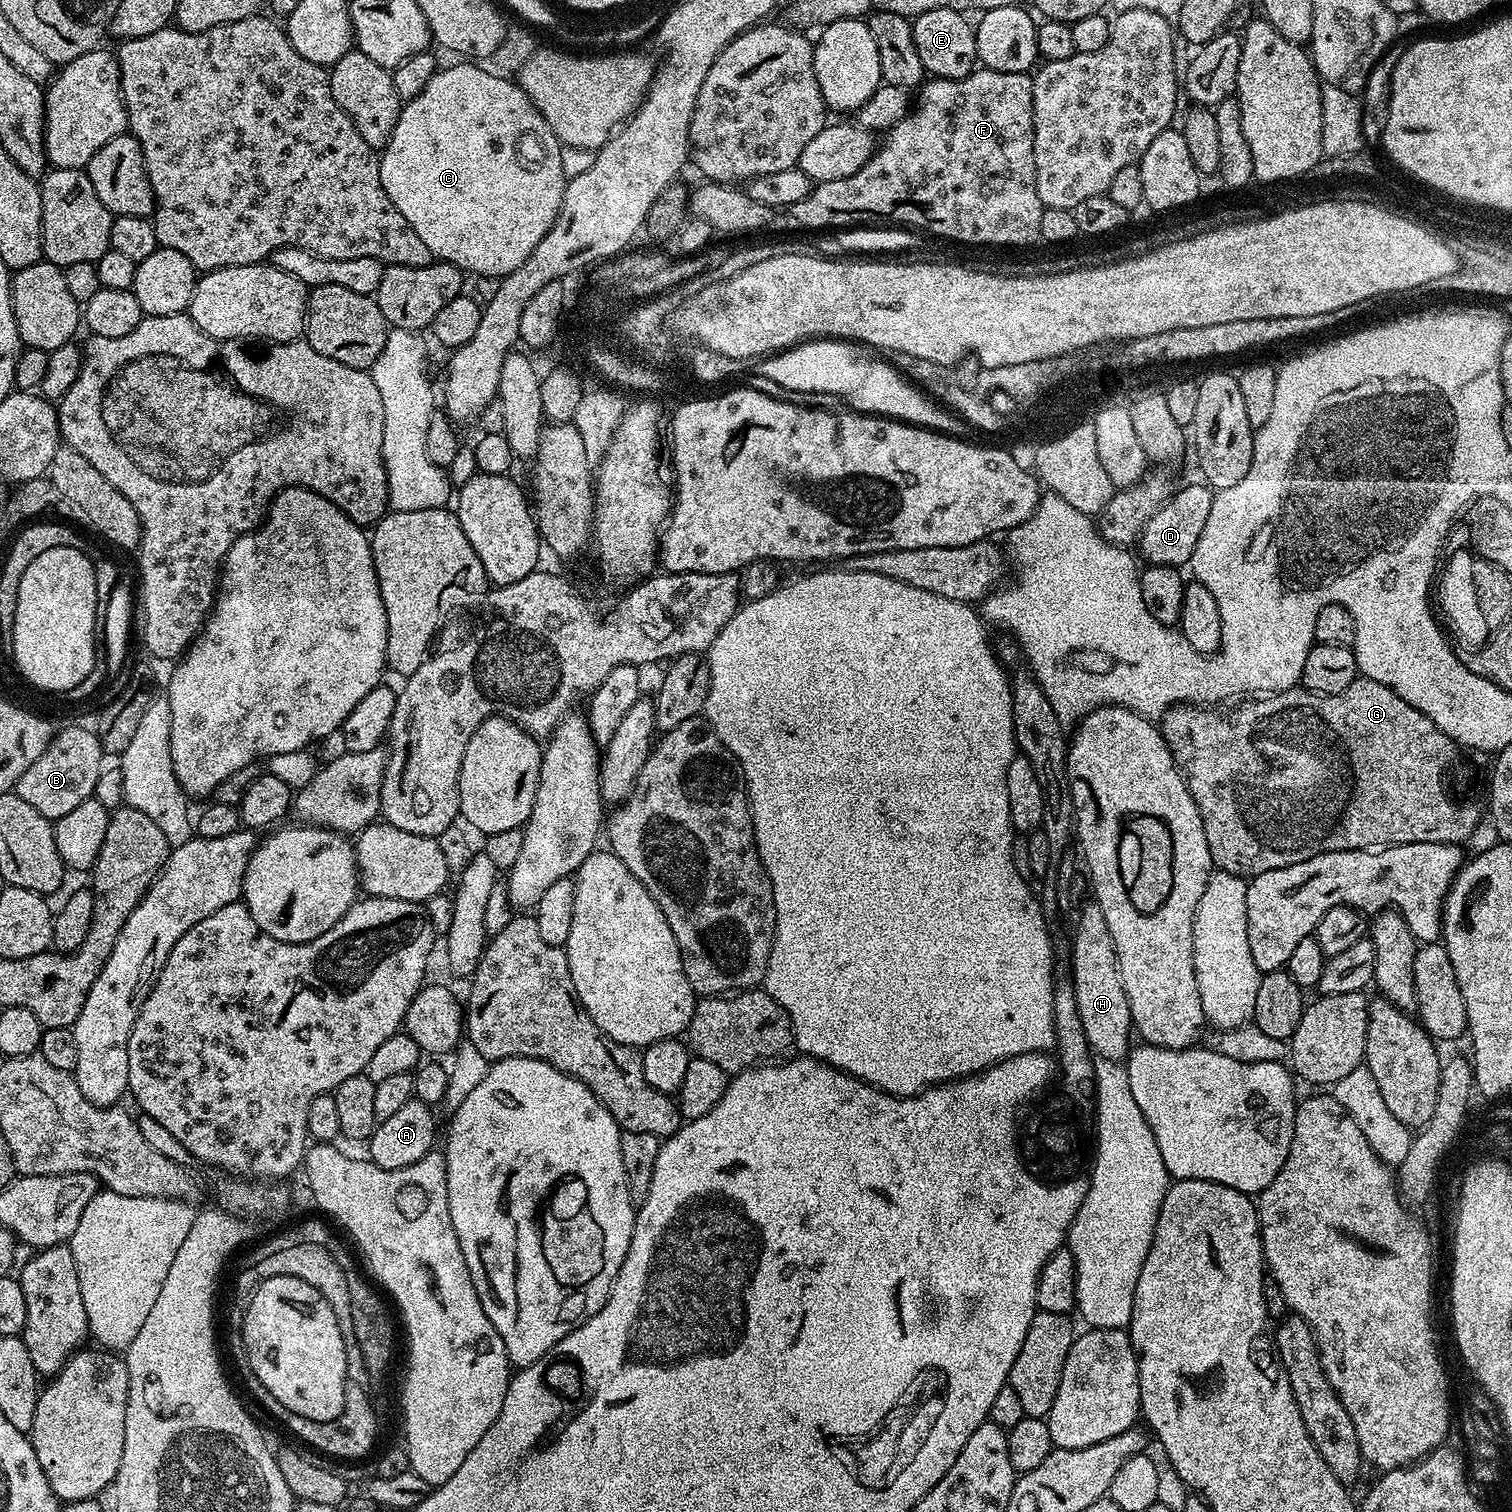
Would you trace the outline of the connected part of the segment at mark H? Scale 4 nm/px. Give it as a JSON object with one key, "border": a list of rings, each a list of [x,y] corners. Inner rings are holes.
{"border":[[[1088,902],[1076,920],[1070,983],[1078,1002],[1078,1018],[1082,1022],[1087,1047],[1092,1047],[1101,1059],[1123,1061],[1130,1051],[1128,1035],[1131,1037],[1134,1032],[1132,1015],[1118,970],[1114,938],[1110,938],[1110,926],[1106,926],[1106,914],[1102,914],[1094,902]]]}

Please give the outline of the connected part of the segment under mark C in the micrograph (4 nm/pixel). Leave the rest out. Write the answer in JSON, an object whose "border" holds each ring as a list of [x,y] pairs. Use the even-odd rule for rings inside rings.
{"border":[[[476,62],[456,63],[460,64],[452,64],[449,68],[441,67],[434,74],[434,78],[430,78],[426,90],[422,90],[422,94],[418,94],[418,98],[407,101],[401,107],[400,117],[394,126],[394,134],[390,138],[390,142],[385,144],[382,149],[380,177],[386,194],[390,194],[390,202],[394,202],[394,206],[398,206],[402,218],[406,218],[406,222],[410,222],[410,226],[414,226],[414,234],[418,234],[418,238],[422,238],[422,242],[426,242],[426,246],[430,246],[433,257],[437,261],[453,264],[455,268],[459,268],[465,274],[473,272],[476,276],[503,278],[509,276],[514,270],[518,270],[518,266],[522,266],[522,262],[526,262],[526,258],[530,258],[534,246],[538,246],[538,242],[542,242],[542,238],[546,238],[550,226],[554,226],[554,218],[559,214],[562,206],[566,183],[566,177],[562,170],[562,154],[560,153],[562,145],[546,122],[546,118],[536,109],[534,102],[530,102],[530,98],[520,89],[519,83],[515,79],[507,80],[504,76],[495,76],[494,73],[479,68],[476,65],[479,63]]]}

